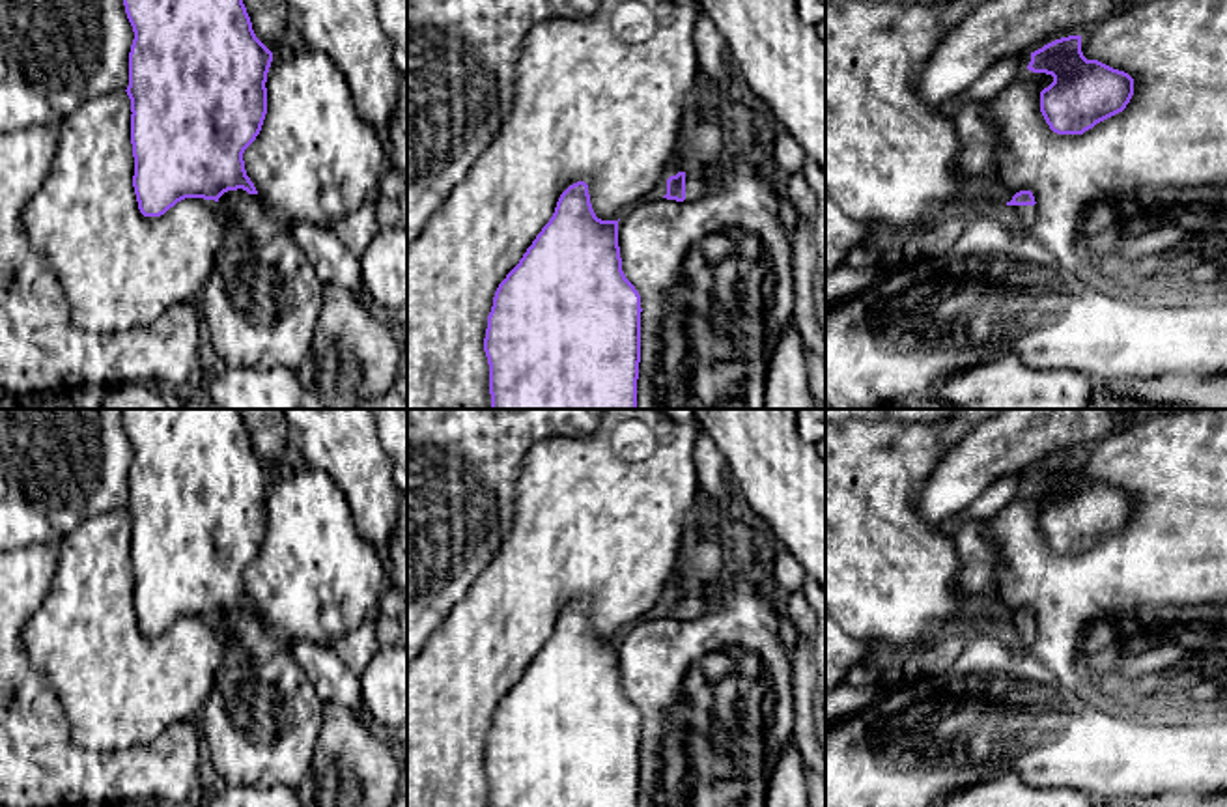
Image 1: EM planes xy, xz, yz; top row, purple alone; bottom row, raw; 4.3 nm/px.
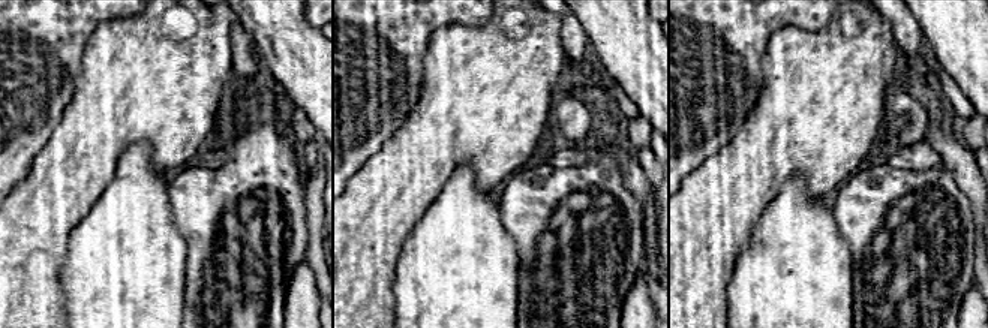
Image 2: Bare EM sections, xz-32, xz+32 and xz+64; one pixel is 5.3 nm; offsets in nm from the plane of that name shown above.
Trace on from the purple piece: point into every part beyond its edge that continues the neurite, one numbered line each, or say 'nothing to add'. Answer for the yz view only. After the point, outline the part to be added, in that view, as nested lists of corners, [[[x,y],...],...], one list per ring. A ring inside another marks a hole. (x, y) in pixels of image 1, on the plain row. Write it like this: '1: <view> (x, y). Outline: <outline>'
1: yz (1022, 636). Outline: [[[1007,624],[1007,633],[1016,646],[1031,650],[1037,639],[1037,626],[1035,624]]]

